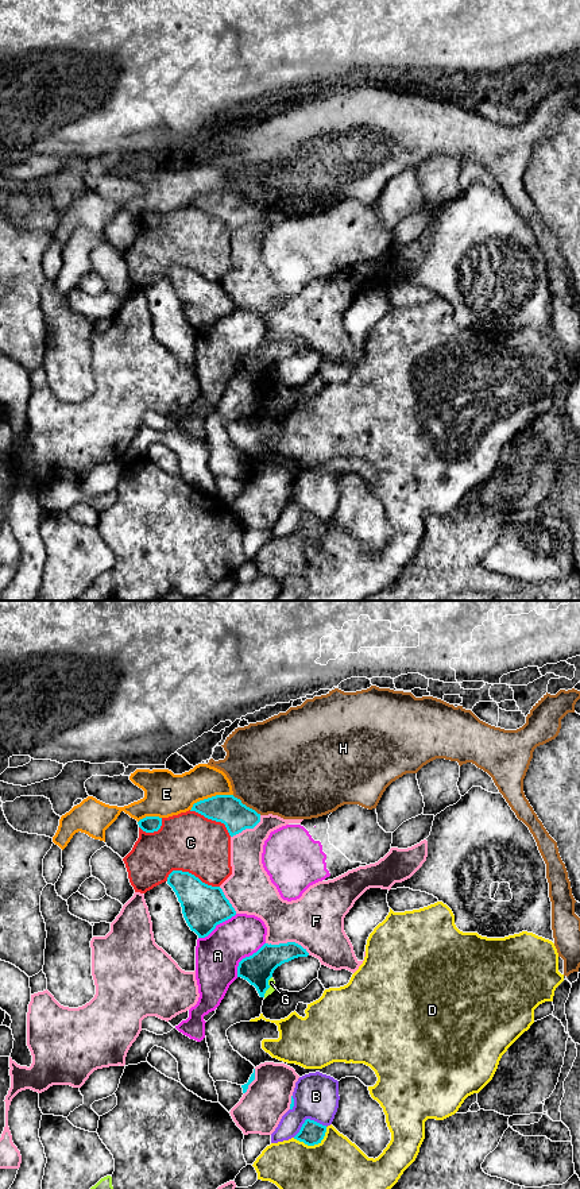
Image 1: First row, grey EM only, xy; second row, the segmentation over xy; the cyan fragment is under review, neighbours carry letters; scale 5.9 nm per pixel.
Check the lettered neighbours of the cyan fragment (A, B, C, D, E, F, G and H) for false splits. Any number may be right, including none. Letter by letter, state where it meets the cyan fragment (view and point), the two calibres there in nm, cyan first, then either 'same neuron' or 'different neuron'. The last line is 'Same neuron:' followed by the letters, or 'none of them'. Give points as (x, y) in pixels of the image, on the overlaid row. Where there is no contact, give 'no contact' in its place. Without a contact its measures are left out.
A: meets cyan in xy at (246, 957); 180 nm thick on the cyan side, 260 nm on the other; different neuron
B: meets cyan in xy at (308, 1119); 140 nm thick on the cyan side, 280 nm on the other; different neuron
C: meets cyan in xy at (193, 875); 260 nm thick on the cyan side, 360 nm on the other; different neuron
D: meets cyan in xy at (313, 1145); 140 nm thick on the cyan side, 300 nm on the other; different neuron
E: meets cyan in xy at (209, 798); 170 nm thick on the cyan side, 260 nm on the other; different neuron
F: meets cyan in xy at (287, 942); 180 nm thick on the cyan side, 340 nm on the other; different neuron
G: meets cyan in xy at (269, 987); 180 nm thick on the cyan side, 50 nm on the other; different neuron
H: meets cyan in xy at (246, 806); 170 nm thick on the cyan side, 480 nm on the other; different neuron
Same neuron: none of them

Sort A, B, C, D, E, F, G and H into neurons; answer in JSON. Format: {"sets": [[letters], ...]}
{"sets": [["A"], ["B"], ["C"], ["D"], ["E"], ["F"], ["G"], ["H"]]}

